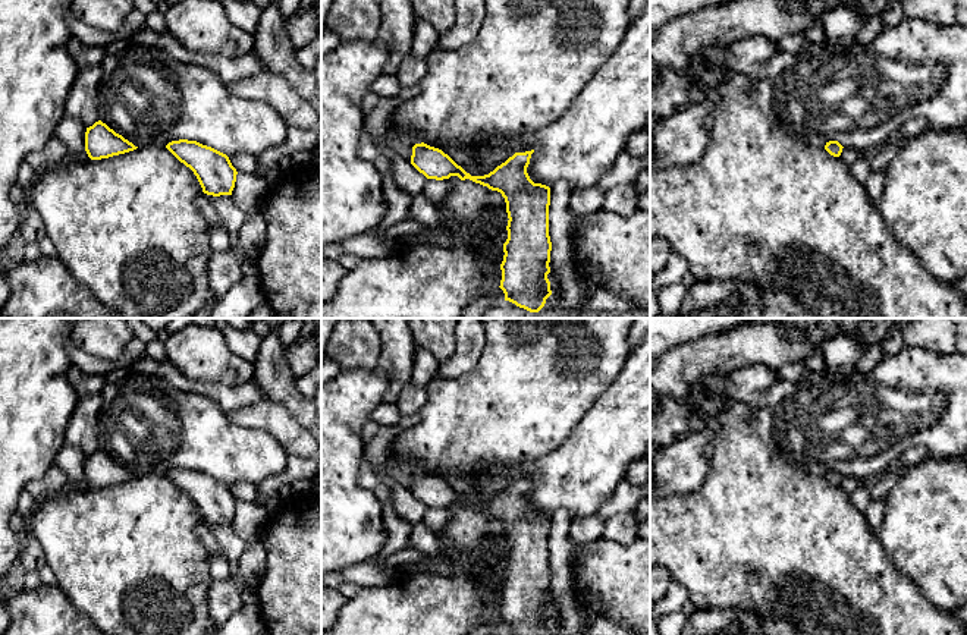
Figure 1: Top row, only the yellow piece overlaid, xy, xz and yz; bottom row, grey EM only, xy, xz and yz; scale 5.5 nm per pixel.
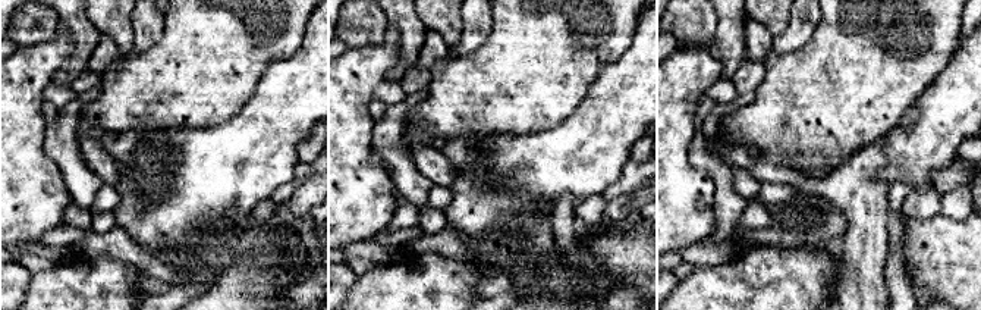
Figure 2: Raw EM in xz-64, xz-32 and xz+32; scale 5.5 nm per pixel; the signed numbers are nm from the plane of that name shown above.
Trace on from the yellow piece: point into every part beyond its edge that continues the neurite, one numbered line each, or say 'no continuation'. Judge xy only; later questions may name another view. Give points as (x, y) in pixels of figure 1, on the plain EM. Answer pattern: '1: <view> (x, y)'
no continuation

